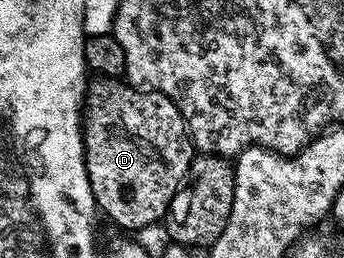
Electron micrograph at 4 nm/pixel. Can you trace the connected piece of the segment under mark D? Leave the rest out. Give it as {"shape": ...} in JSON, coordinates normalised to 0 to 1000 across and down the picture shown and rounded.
{"shape":[[[270,302],[250,337],[250,395],[291,430],[314,438],[238,438],[244,496],[244,620],[250,671],[262,686],[262,733],[279,767],[282,806],[326,864],[363,880],[363,899],[395,903],[439,864],[480,845],[488,798],[520,725],[547,686],[547,643],[564,612],[564,558],[547,516],[529,438],[494,376],[462,353],[387,337],[346,302]]]}

